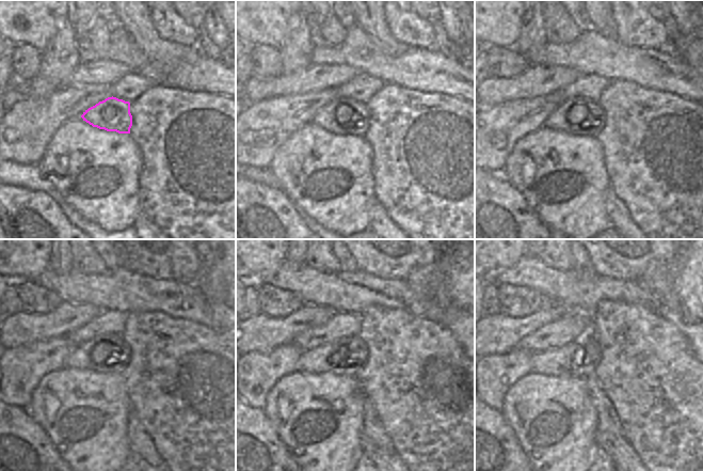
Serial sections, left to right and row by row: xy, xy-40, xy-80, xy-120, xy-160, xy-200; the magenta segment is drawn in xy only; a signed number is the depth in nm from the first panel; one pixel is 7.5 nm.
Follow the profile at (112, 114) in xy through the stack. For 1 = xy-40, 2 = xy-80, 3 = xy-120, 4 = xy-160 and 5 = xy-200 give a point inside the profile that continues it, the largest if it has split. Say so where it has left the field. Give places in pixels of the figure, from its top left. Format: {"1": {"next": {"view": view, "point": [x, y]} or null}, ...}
{"1": {"next": {"view": "xy-40", "point": [357, 123]}}, "2": {"next": {"view": "xy-80", "point": [559, 121]}}, "3": {"next": {"view": "xy-120", "point": [80, 358]}}, "4": {"next": {"view": "xy-160", "point": [318, 360]}}, "5": {"next": {"view": "xy-200", "point": [570, 360]}}}

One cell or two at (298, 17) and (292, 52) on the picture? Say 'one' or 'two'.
one

